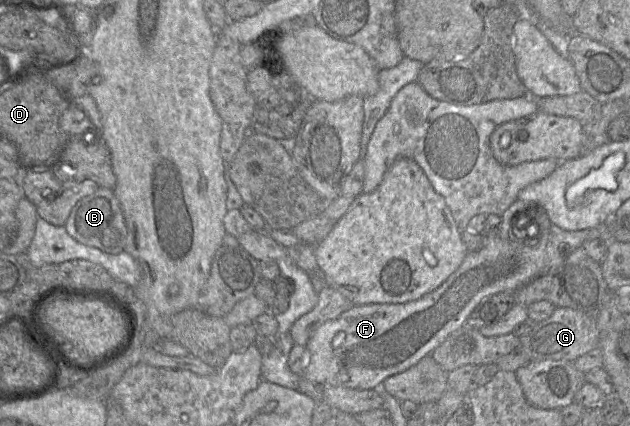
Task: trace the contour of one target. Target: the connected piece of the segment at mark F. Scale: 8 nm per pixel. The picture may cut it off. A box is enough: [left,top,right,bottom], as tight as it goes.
[301,221,607,390]

